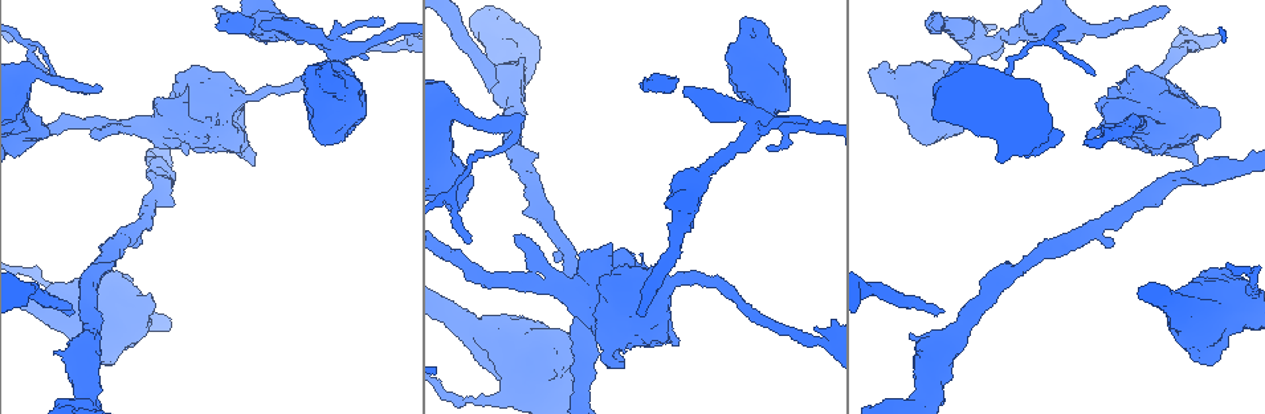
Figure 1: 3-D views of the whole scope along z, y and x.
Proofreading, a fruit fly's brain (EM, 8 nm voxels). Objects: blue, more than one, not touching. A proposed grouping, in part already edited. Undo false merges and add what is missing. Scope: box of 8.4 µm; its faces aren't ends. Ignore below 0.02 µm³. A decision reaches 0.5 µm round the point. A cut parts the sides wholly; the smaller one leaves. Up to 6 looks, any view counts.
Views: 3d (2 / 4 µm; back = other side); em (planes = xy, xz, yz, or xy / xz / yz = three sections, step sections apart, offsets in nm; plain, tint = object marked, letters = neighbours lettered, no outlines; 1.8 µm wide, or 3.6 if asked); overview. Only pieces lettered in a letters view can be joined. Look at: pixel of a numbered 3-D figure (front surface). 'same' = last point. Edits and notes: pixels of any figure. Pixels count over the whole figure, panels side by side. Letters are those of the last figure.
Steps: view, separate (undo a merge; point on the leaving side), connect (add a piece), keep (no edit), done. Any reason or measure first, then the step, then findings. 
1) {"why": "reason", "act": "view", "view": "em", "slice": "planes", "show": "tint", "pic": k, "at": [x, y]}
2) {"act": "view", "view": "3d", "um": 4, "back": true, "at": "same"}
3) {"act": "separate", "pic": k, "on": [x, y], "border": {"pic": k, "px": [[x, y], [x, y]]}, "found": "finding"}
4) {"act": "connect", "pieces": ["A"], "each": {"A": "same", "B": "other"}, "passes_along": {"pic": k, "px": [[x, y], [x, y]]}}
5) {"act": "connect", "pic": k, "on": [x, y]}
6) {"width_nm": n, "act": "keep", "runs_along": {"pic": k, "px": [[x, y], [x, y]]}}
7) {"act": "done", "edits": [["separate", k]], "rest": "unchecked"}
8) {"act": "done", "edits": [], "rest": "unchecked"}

{"act": "view", "view": "3d", "um": 4, "pic": 1, "at": [685, 91]}

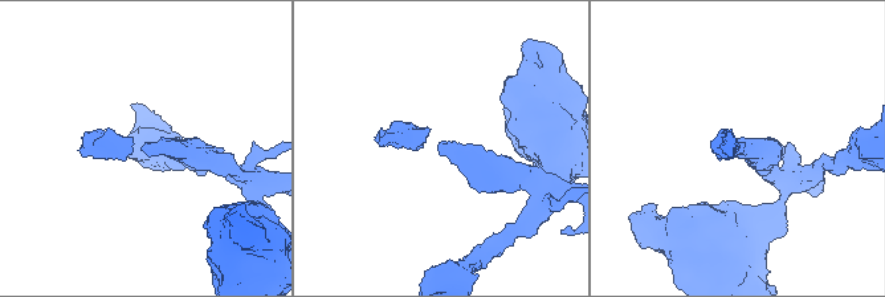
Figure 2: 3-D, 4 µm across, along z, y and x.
{"act": "view", "view": "em", "um": 3.6, "slice": "xy", "step": 16, "show": "tint", "pic": 2, "at": [440, 145]}

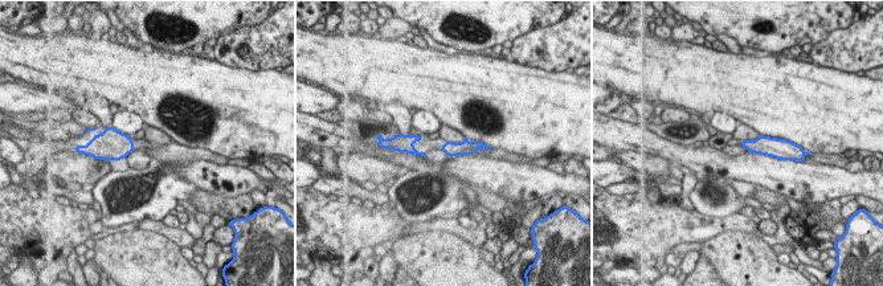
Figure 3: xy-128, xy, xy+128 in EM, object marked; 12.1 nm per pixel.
{"why": "cut it another way", "act": "view", "view": "em", "um": 3.6, "slice": "planes", "show": "letters", "at": "same"}

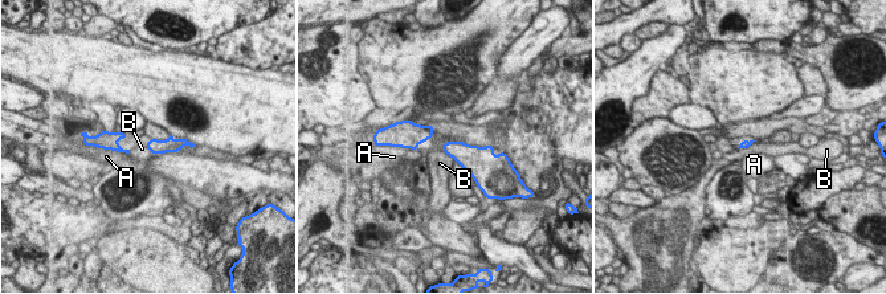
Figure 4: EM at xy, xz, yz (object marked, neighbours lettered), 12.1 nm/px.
{"act": "keep", "each": {"A": "other", "B": "other"}, "border": {"pic": 4, "px": [[755, 141], [743, 148], [738, 148]]}, "found": "none of them fits"}

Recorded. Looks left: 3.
{"why": "calibre changes", "act": "view", "view": "3d", "um": 2, "back": true, "pic": 1, "at": [335, 54]}

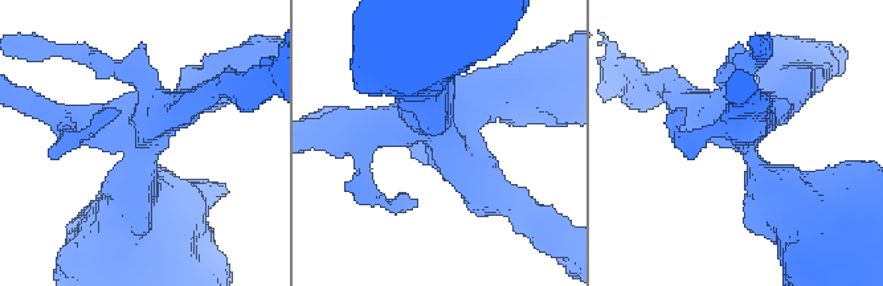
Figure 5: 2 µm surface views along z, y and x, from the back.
{"act": "view", "view": "em", "slice": "planes", "show": "letters", "pic": 5, "at": [143, 135]}

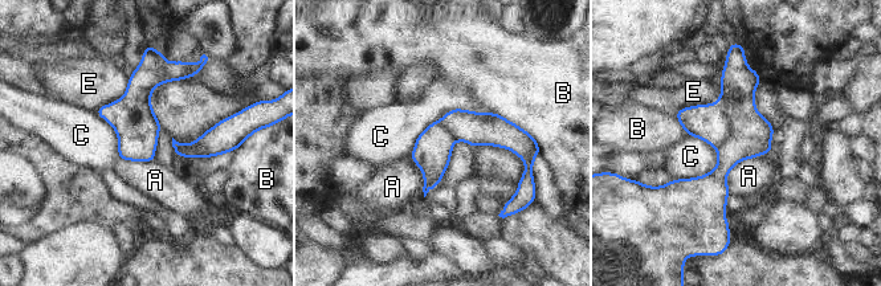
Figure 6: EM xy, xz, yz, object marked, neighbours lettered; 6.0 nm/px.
{"act": "separate", "pic": 6, "on": [708, 122], "each": {"A": "other", "B": "other", "C": "other", "E": "other"}, "border": {"pic": 6, "px": [[718, 102], [729, 138], [717, 150]]}, "found": "two cells meet here"}

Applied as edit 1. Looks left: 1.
{"why": "branch stops here", "act": "view", "view": "em", "slice": "planes", "show": "letters", "pic": 1, "at": [515, 237]}

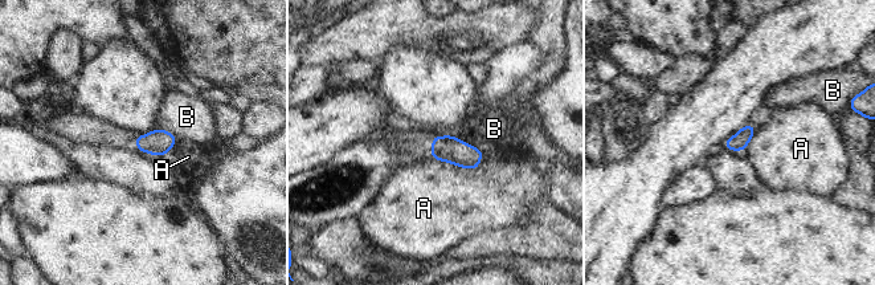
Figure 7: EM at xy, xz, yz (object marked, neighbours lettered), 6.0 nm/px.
{"act": "keep", "each": {"A": "other", "B": "other"}, "border": {"pic": 7, "px": [[483, 150], [475, 169], [432, 157]]}, "found": "none of them fits"}

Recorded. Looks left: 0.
{"act": "done", "edits": [["separate", 6]], "rest": "unchecked"}

